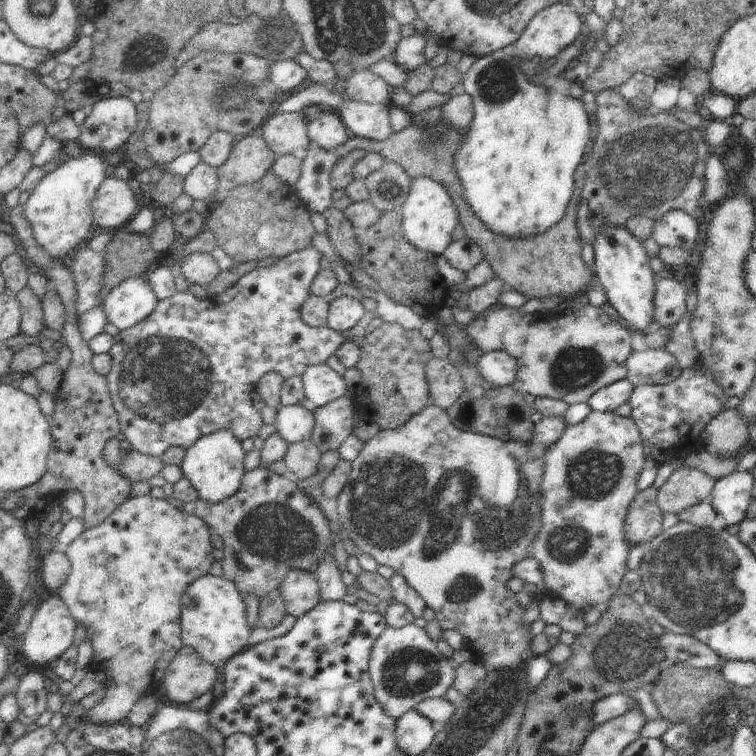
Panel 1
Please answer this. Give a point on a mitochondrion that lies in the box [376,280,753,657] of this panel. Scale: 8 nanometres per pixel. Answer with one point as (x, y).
(696, 583)

